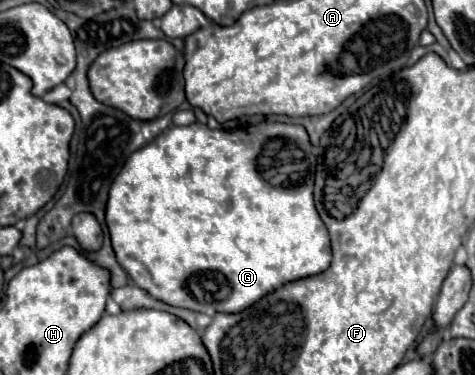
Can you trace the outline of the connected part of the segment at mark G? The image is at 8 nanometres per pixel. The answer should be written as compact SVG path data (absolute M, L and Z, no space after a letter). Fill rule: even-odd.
M264 121L258 125L248 125L230 131L208 129L208 125L204 123L192 123L184 127L172 125L164 133L160 133L152 143L134 151L110 187L110 197L106 205L106 225L112 237L116 259L140 289L144 289L154 299L160 299L168 305L184 307L206 315L244 311L244 307L250 307L252 303L256 303L256 299L262 299L264 295L272 293L276 287L282 287L284 283L296 279L318 275L320 271L328 269L328 263L332 261L330 237L314 207L314 195L312 195L314 171L316 171L316 155L312 153L312 143L302 125Z

